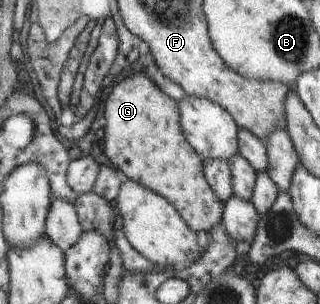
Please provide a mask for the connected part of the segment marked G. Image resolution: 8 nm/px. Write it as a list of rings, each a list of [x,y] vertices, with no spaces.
[[[145,70],[125,77],[109,93],[105,100],[104,117],[107,124],[104,130],[104,153],[115,167],[139,185],[152,189],[156,194],[164,197],[177,210],[183,221],[191,231],[207,232],[214,225],[222,221],[224,203],[219,201],[217,194],[207,183],[204,174],[204,165],[200,155],[185,139],[179,121],[178,103],[161,91],[155,82],[149,79]]]

